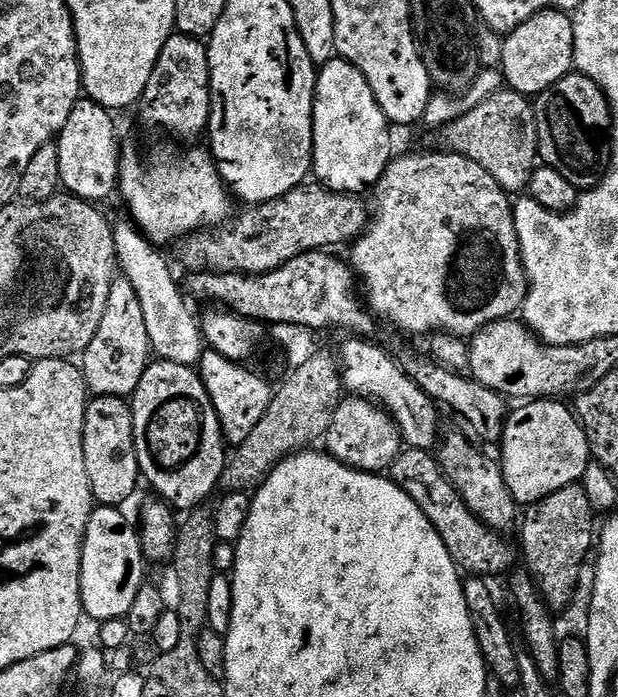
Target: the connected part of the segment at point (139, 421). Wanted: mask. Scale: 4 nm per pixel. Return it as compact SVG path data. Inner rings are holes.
M162 359L149 363L145 373L142 374L141 381L138 382L136 391L130 397L130 407L132 410L132 421L134 422L134 442L136 443L136 453L138 454L138 466L140 475L145 481L148 480L157 488L159 499L169 504L173 509L191 510L199 508L205 503L204 500L212 491L220 488L220 479L224 473L224 467L228 464L230 455L224 439L224 431L220 425L220 419L214 406L210 394L206 390L204 380L200 377L199 371L195 367L178 365ZM194 388L194 402L200 404L200 410L206 412L208 416L208 428L200 434L200 450L198 454L186 462L186 466L178 472L160 472L154 462L150 460L150 454L146 450L146 440L150 434L150 422L152 416L158 408L164 410L164 402L180 402L186 394L190 394Z

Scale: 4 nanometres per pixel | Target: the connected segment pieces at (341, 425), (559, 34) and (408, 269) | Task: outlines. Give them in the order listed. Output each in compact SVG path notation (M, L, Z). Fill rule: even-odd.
M344 398L336 407L336 413L328 427L326 451L335 460L340 460L351 468L357 468L359 472L384 474L391 469L392 463L401 454L400 428L396 425L395 419L379 404L369 399Z
M549 10L534 14L522 26L504 36L502 50L502 80L509 89L521 95L536 98L549 88L555 89L560 81L573 71L574 26L567 12Z
M433 151L416 152L413 156L397 155L388 165L379 184L374 188L374 193L376 192L374 215L368 227L364 229L363 235L351 245L350 267L362 285L367 307L381 321L389 320L394 327L401 328L404 332L428 332L427 334L449 332L452 336L471 338L483 330L487 324L515 317L523 309L524 300L528 296L528 275L520 253L518 230L514 222L514 204L509 193L501 189L496 179L491 177L478 162L472 161L470 157L459 156L458 153Z

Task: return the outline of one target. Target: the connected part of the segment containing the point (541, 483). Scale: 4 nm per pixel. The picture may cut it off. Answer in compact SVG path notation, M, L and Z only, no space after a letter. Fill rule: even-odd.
M556 398L534 400L521 403L509 411L508 420L504 424L504 438L498 445L498 461L504 472L506 485L520 506L536 504L542 498L585 479L583 476L588 472L588 460L590 464L593 459L592 448L588 444L588 436L584 433L584 425L580 423L575 411L564 404L567 403Z

